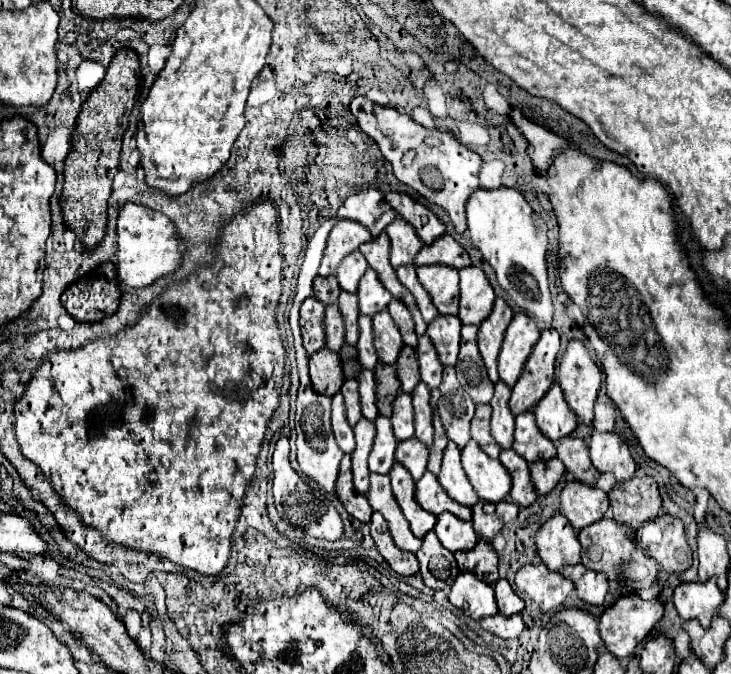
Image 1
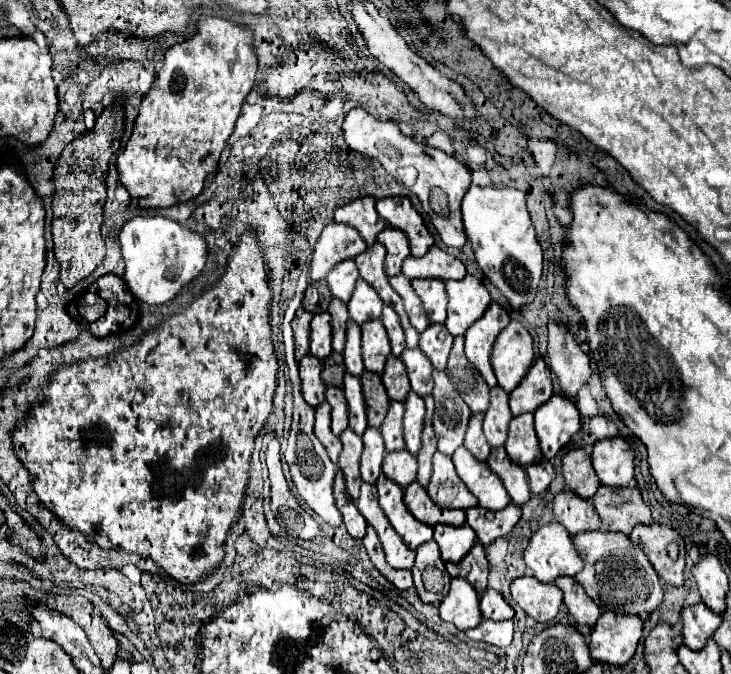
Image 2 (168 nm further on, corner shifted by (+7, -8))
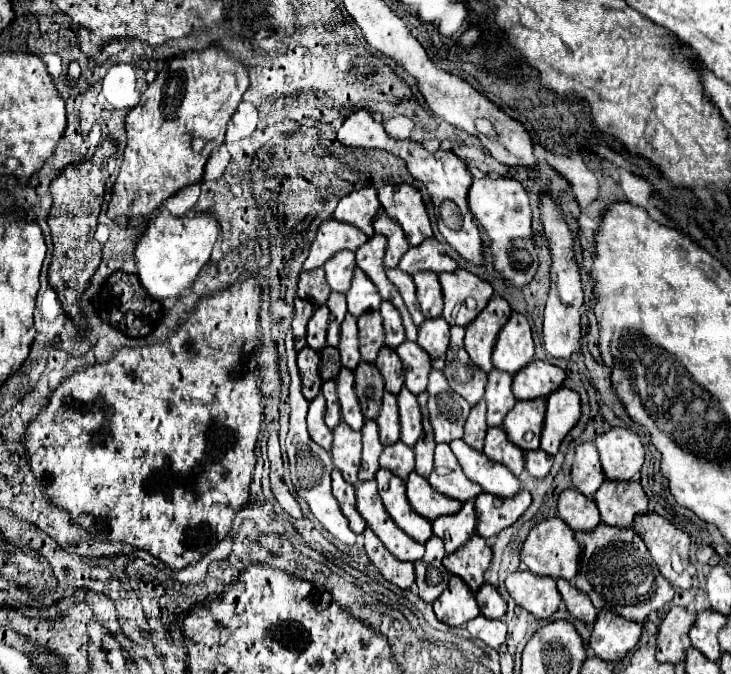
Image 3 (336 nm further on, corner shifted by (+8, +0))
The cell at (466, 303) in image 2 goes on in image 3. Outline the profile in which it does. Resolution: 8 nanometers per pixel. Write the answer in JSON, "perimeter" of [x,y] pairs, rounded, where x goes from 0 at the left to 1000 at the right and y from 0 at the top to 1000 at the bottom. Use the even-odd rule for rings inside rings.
{"perimeter":[[[621,401],[621,404],[605,404],[602,409],[605,436],[607,436],[607,475],[621,484],[637,484],[643,481],[657,460],[665,457],[673,424],[654,409],[643,407],[640,401]]]}

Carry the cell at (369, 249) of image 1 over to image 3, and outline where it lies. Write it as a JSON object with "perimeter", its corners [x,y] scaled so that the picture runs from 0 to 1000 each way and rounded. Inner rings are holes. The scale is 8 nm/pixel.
{"perimeter":[[[514,347],[509,350],[501,362],[495,362],[490,371],[487,371],[487,392],[490,398],[498,401],[498,407],[512,418],[512,424],[517,427],[523,445],[531,445],[536,448],[547,469],[550,469],[550,478],[553,478],[553,490],[555,490],[555,501],[558,504],[569,504],[569,493],[572,487],[566,484],[553,448],[550,448],[550,439],[547,433],[542,430],[542,424],[528,412],[528,398],[523,392],[523,383],[525,383],[525,371],[528,371],[528,356],[525,350]]]}

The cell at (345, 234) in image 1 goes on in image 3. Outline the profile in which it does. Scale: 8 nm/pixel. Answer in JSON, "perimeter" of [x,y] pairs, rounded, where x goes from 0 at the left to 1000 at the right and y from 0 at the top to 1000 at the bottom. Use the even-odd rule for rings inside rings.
{"perimeter":[[[451,323],[438,332],[432,353],[424,365],[424,377],[416,389],[416,401],[438,398],[454,377],[460,377],[465,371],[487,371],[501,356],[503,356],[503,350],[498,350],[498,344],[492,344],[482,332]]]}

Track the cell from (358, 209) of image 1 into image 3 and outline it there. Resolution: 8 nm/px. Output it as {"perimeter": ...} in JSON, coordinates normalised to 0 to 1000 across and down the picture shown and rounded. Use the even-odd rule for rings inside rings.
{"perimeter":[[[506,276],[506,279],[484,282],[476,291],[471,291],[457,312],[457,323],[492,338],[503,353],[509,353],[512,326],[520,315],[523,315],[523,306],[517,300],[517,285],[514,279]]]}

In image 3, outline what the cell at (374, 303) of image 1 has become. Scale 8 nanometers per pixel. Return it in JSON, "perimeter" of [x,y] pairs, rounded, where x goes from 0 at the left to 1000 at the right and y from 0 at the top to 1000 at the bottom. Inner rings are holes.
{"perimeter":[[[492,398],[484,401],[484,415],[479,430],[473,433],[476,442],[476,463],[482,469],[495,469],[498,463],[506,460],[517,460],[520,457],[520,436],[514,433],[514,424],[503,415],[503,409],[498,409],[498,404],[492,404]]]}

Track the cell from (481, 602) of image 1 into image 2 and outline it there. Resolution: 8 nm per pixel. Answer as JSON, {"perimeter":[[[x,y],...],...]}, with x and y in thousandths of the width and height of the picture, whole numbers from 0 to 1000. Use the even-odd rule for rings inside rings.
{"perimeter":[[[620,858],[614,881],[601,899],[601,911],[606,920],[620,923],[628,935],[650,932],[661,920],[655,905],[655,881],[639,861]]]}

